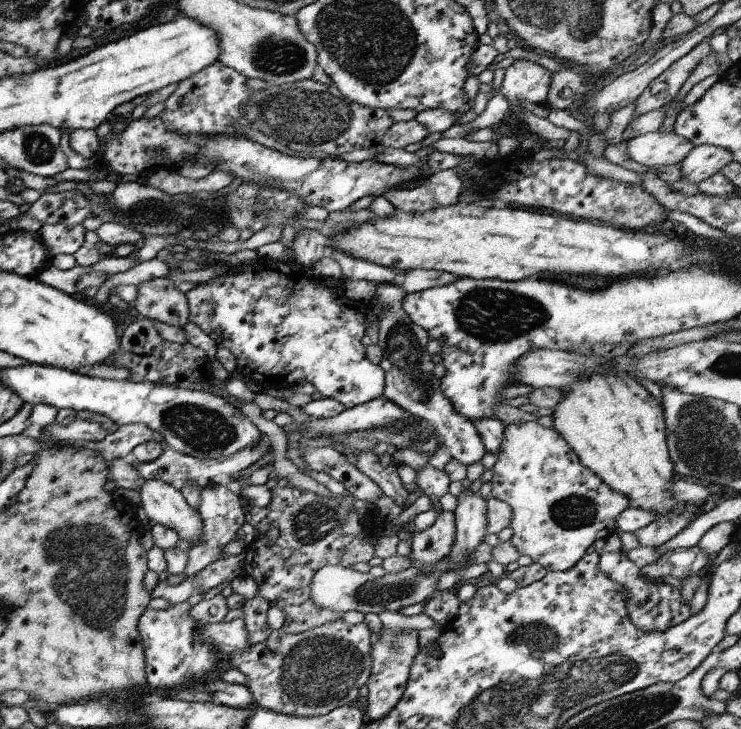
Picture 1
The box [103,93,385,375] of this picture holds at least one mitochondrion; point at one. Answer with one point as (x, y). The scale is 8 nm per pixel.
(154, 211)

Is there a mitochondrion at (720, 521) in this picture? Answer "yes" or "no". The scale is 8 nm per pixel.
no

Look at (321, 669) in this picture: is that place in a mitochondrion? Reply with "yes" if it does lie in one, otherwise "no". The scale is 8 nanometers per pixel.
yes

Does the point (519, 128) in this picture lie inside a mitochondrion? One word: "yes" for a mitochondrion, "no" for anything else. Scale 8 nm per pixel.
no

